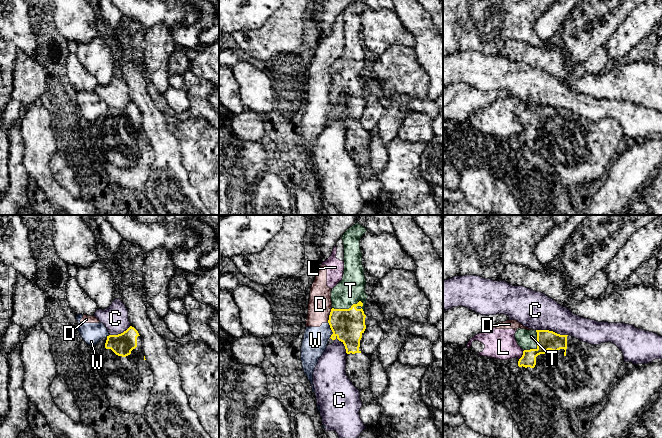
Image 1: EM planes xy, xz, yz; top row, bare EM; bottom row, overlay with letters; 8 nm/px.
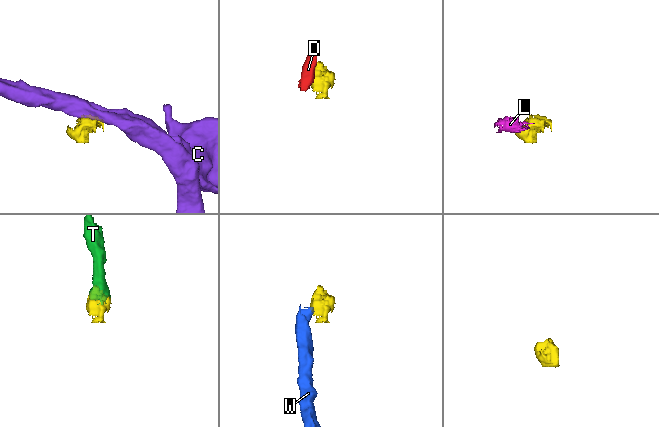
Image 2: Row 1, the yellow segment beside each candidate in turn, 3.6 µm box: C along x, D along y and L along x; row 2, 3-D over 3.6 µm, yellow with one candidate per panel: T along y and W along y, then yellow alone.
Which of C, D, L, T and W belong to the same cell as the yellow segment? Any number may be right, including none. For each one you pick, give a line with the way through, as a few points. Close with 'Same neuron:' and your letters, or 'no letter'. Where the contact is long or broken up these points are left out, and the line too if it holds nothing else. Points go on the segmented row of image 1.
Same neuron: T

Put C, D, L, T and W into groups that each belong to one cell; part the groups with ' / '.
C / D L W / T

